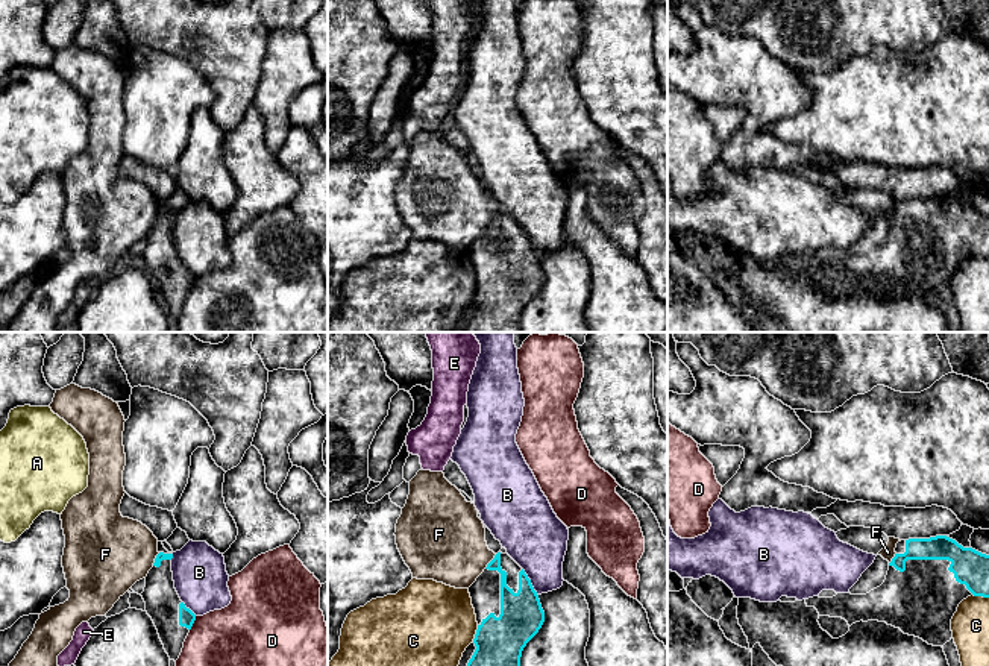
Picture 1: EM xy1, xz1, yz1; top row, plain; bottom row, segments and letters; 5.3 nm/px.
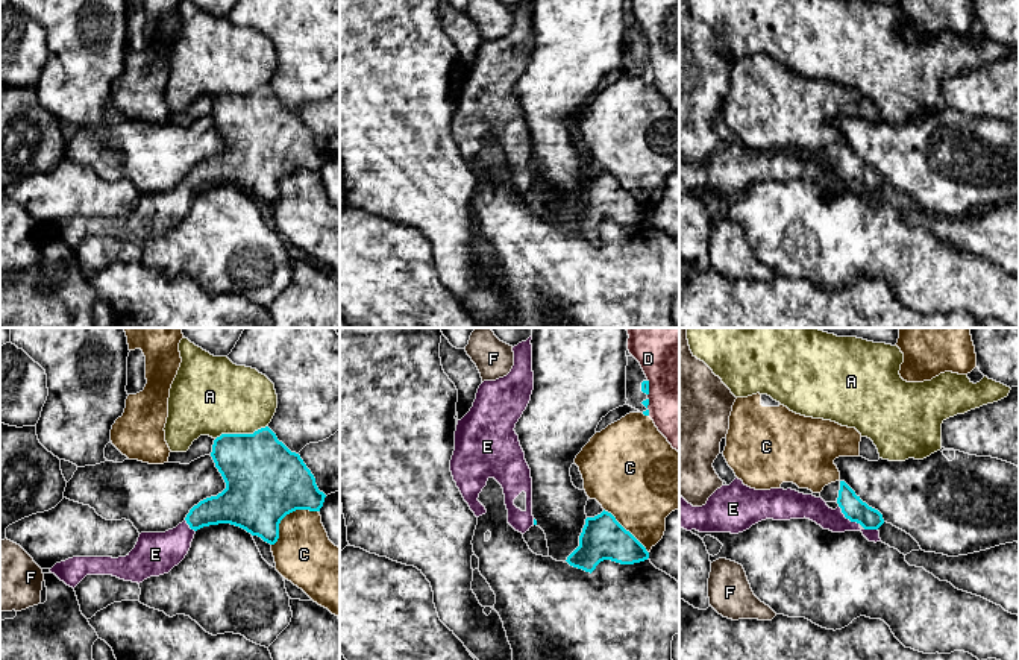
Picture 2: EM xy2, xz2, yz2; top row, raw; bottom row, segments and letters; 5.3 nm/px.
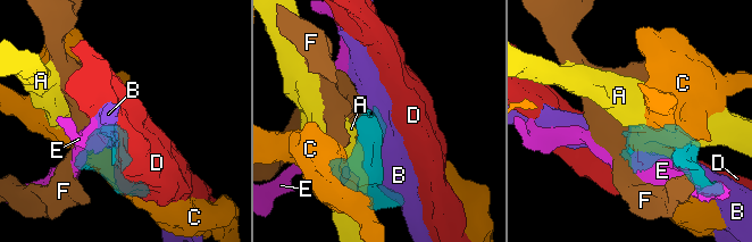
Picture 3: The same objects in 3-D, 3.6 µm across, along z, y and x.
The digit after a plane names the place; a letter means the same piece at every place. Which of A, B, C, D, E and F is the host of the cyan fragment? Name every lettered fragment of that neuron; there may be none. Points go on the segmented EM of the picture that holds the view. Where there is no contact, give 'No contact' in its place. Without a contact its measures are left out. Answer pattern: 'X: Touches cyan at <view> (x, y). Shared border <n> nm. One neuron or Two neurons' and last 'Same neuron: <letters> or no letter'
A: Touches cyan at xy2 (241, 434). Shared border 280 nm. Two neurons
B: Touches cyan at xz1 (530, 581). Shared border 170 nm. Two neurons
C: Touches cyan at xy2 (287, 513). Shared border 320 nm. Two neurons
D: Touches cyan at xy1 (193, 622). Shared border 90 nm. Two neurons
E: Touches cyan at yz2 (848, 518). Shared border 160 nm. One neuron
F: Touches cyan at xz1 (490, 562). Shared border 100 nm. Two neurons
Same neuron: E

